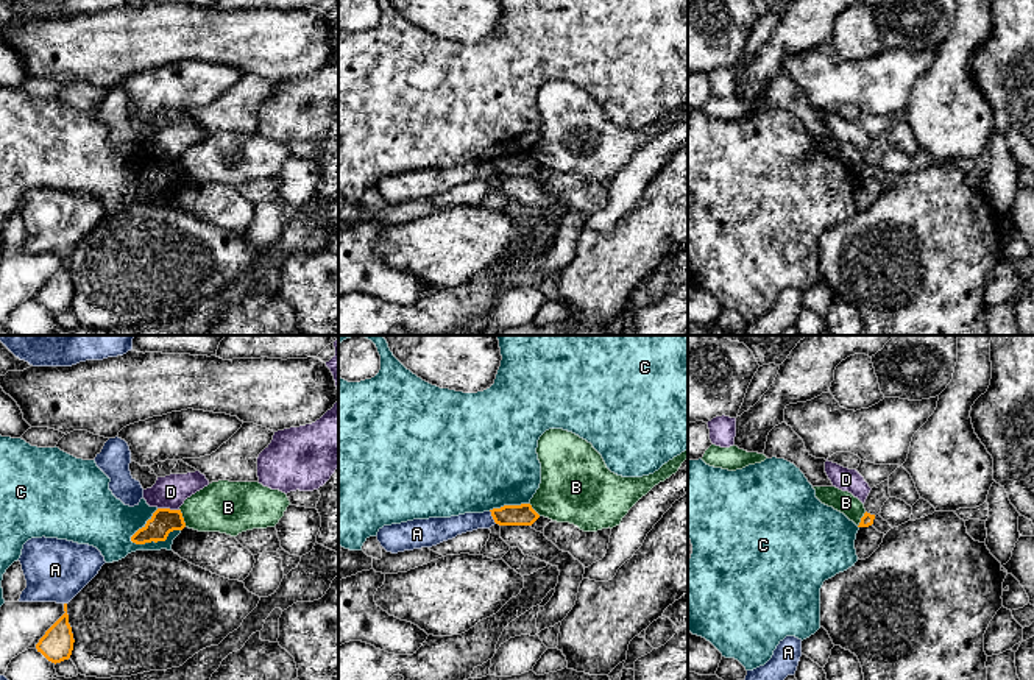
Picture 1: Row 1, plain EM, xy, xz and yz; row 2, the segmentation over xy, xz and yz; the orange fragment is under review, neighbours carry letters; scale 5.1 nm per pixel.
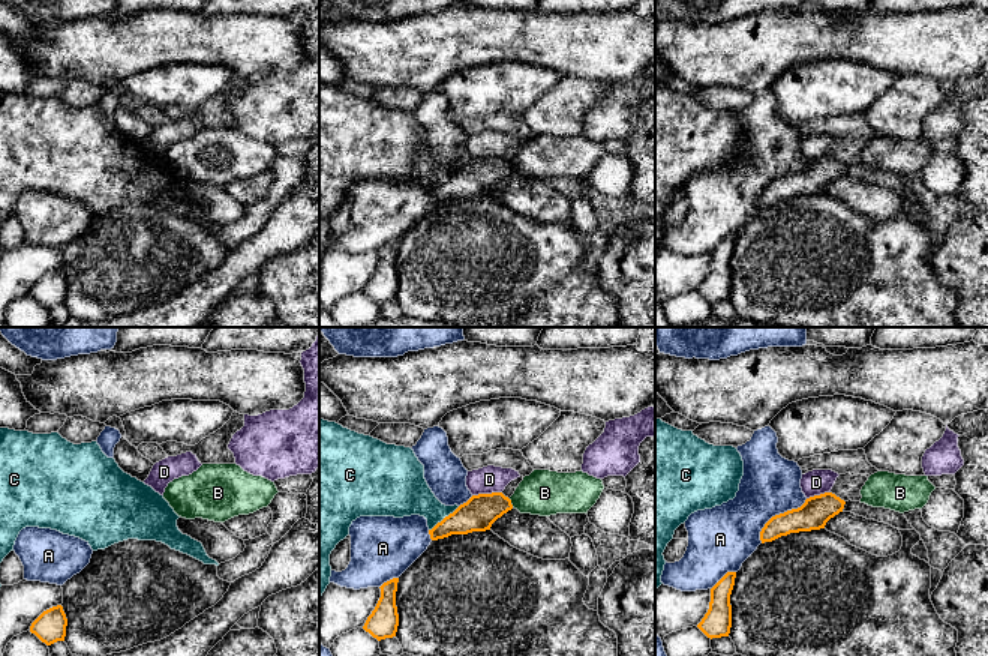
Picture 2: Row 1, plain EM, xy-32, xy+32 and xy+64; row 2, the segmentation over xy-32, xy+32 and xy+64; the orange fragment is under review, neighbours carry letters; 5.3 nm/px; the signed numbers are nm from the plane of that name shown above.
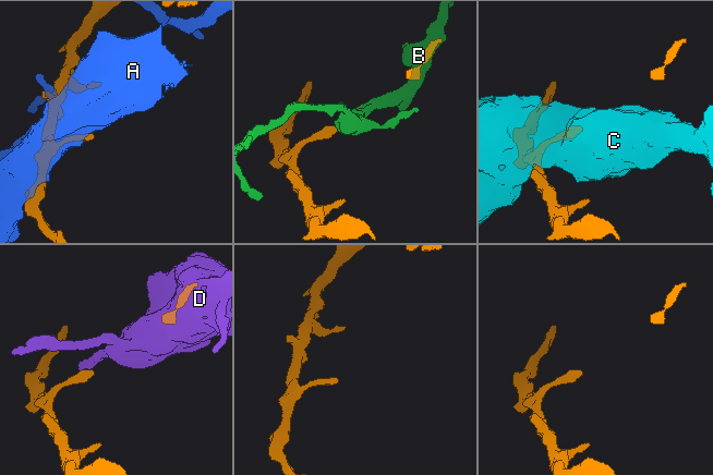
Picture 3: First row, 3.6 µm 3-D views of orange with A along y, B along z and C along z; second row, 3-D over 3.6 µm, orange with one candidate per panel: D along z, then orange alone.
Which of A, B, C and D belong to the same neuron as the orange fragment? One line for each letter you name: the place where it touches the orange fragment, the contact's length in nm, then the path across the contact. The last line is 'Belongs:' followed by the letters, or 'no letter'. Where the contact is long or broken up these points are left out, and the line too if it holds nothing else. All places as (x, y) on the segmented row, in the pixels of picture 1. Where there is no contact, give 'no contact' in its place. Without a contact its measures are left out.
Belongs: no letter

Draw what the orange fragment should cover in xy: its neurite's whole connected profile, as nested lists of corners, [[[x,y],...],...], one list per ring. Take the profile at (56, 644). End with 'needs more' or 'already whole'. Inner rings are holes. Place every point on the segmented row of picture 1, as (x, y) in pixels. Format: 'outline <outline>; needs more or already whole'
outline [[[64,604],[64,611],[36,644],[37,652],[55,664],[70,658],[75,643],[69,624],[67,604]]]; already whole

